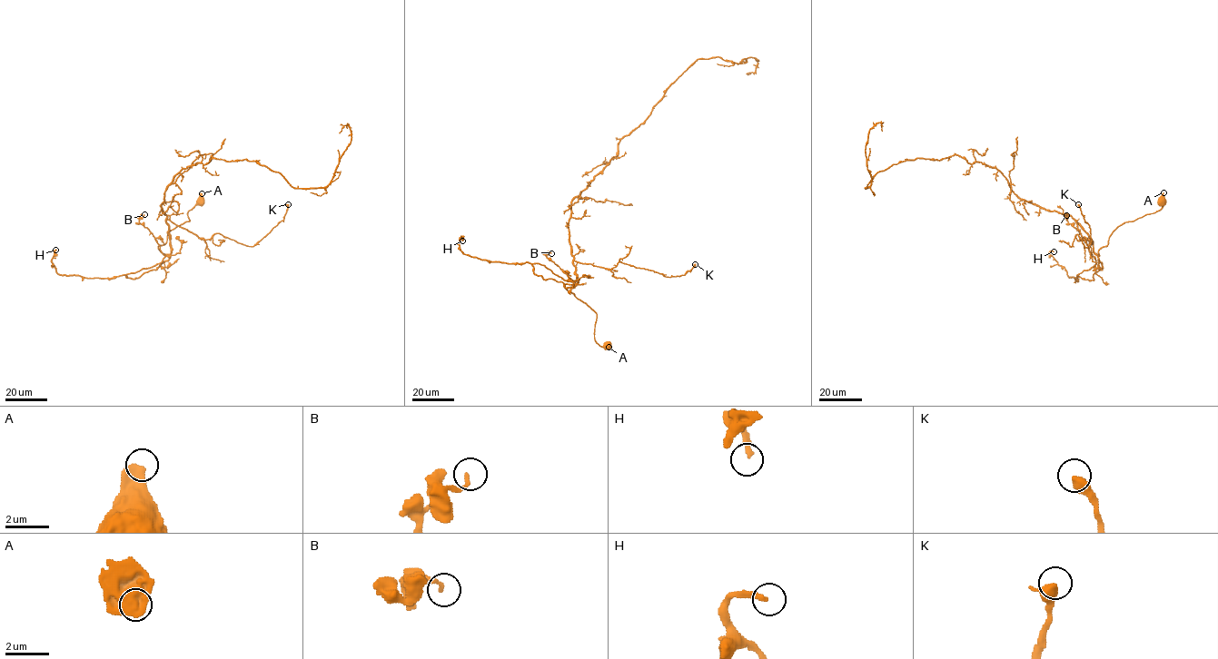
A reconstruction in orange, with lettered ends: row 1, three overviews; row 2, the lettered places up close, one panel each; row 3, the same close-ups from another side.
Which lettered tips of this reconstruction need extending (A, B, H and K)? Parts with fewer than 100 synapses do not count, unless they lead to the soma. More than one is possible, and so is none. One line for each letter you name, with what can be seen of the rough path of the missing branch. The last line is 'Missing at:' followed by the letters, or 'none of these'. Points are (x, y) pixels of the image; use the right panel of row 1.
H: Course of what is missing: (1054, 251), (1057, 241), (1066, 239), (1057, 236), (1044, 227), (1049, 222), (1052, 205), (1057, 208)
Missing at: H

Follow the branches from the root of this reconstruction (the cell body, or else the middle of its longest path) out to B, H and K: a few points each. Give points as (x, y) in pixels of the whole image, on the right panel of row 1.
B: (1003, 174), (1019, 198), (1068, 213), (1081, 227), (1102, 263), (1094, 280), (1077, 276), (1095, 259), (1066, 215)
H: (1003, 174), (1021, 199), (1068, 213), (1092, 240), (1102, 268), (1094, 280), (1075, 280), (1049, 252), (1054, 251)
K: (1003, 174), (1021, 199), (1068, 213), (1083, 240), (1076, 239), (1077, 234), (1087, 248), (1090, 228), (1078, 204)

